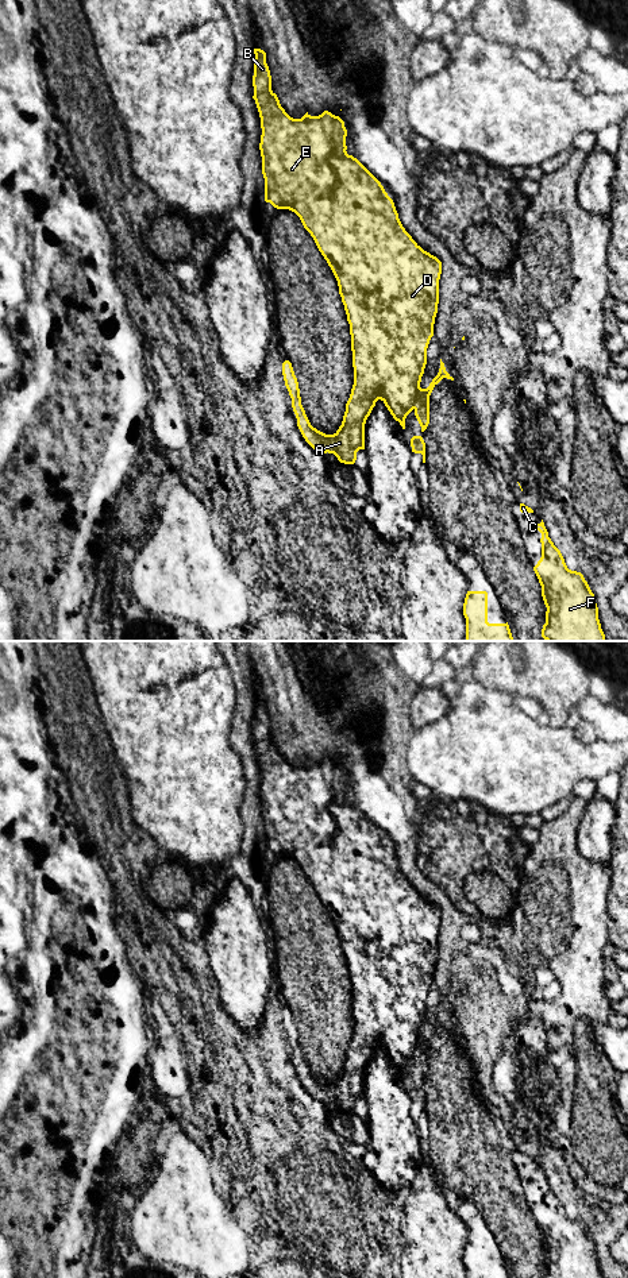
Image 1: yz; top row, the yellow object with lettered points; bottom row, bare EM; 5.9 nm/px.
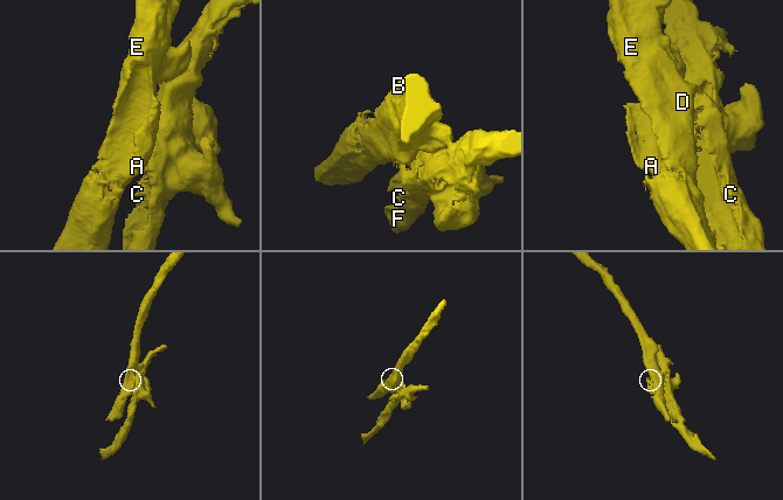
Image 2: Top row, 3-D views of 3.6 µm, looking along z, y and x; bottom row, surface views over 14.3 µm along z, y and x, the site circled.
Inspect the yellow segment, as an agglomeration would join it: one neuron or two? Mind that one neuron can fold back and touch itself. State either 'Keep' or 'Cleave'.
Keep

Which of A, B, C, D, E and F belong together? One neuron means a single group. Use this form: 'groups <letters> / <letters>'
groups A B C D E F

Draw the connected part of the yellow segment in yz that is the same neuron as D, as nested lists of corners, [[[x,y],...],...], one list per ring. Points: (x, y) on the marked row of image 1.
[[[254,49],[254,54],[253,99],[262,128],[259,150],[265,201],[300,217],[338,281],[350,324],[354,385],[342,425],[334,435],[311,425],[289,360],[282,363],[282,375],[305,441],[320,453],[334,453],[340,463],[354,464],[357,452],[365,449],[365,424],[378,399],[402,429],[407,416],[413,410],[424,432],[429,424],[429,395],[434,387],[443,378],[454,381],[440,359],[438,375],[427,389],[420,387],[438,313],[442,262],[412,239],[381,182],[347,154],[344,121],[328,111],[319,116],[307,112],[301,119],[290,117],[271,90],[266,53]]]

